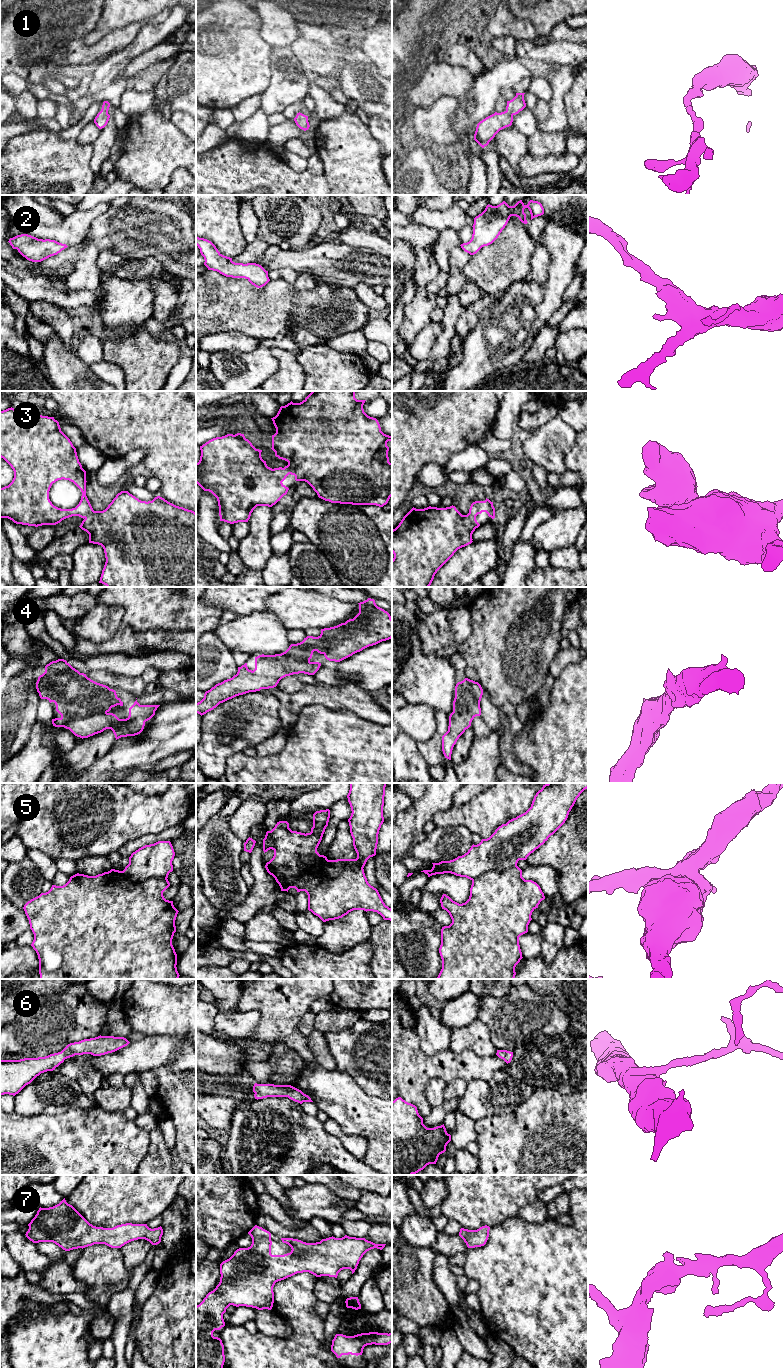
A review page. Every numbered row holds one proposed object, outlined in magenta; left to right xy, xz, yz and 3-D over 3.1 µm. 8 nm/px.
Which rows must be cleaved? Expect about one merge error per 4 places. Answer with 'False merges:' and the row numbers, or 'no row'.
False merges: 5

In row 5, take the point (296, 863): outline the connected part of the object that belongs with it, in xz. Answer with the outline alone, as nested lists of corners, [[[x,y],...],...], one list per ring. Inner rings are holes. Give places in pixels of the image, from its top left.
[[[320,810],[313,814],[313,827],[310,833],[292,831],[287,821],[279,821],[263,839],[264,853],[272,849],[273,858],[266,863],[267,872],[279,884],[281,891],[295,888],[308,895],[308,910],[323,922],[342,918],[353,910],[373,911],[384,920],[392,921],[392,909],[385,905],[378,890],[371,886],[363,868],[346,867],[338,876],[330,878],[326,873],[328,859],[317,852],[330,818],[330,810]]]

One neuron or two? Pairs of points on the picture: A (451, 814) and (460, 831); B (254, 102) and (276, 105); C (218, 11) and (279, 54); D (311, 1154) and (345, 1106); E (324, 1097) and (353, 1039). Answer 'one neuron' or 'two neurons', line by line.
A: two neurons
B: two neurons
C: two neurons
D: two neurons
E: two neurons

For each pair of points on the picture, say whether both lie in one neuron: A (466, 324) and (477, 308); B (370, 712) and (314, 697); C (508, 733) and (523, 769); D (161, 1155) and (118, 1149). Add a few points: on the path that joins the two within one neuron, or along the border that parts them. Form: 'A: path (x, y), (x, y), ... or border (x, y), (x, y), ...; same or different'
A: path (467, 320), (473, 312); same
B: path (356, 700), (353, 698), (328, 697); same
C: path (508, 742), (508, 755), (514, 761); same
D: border (149, 1132), (149, 1148), (146, 1156), (139, 1164); different

